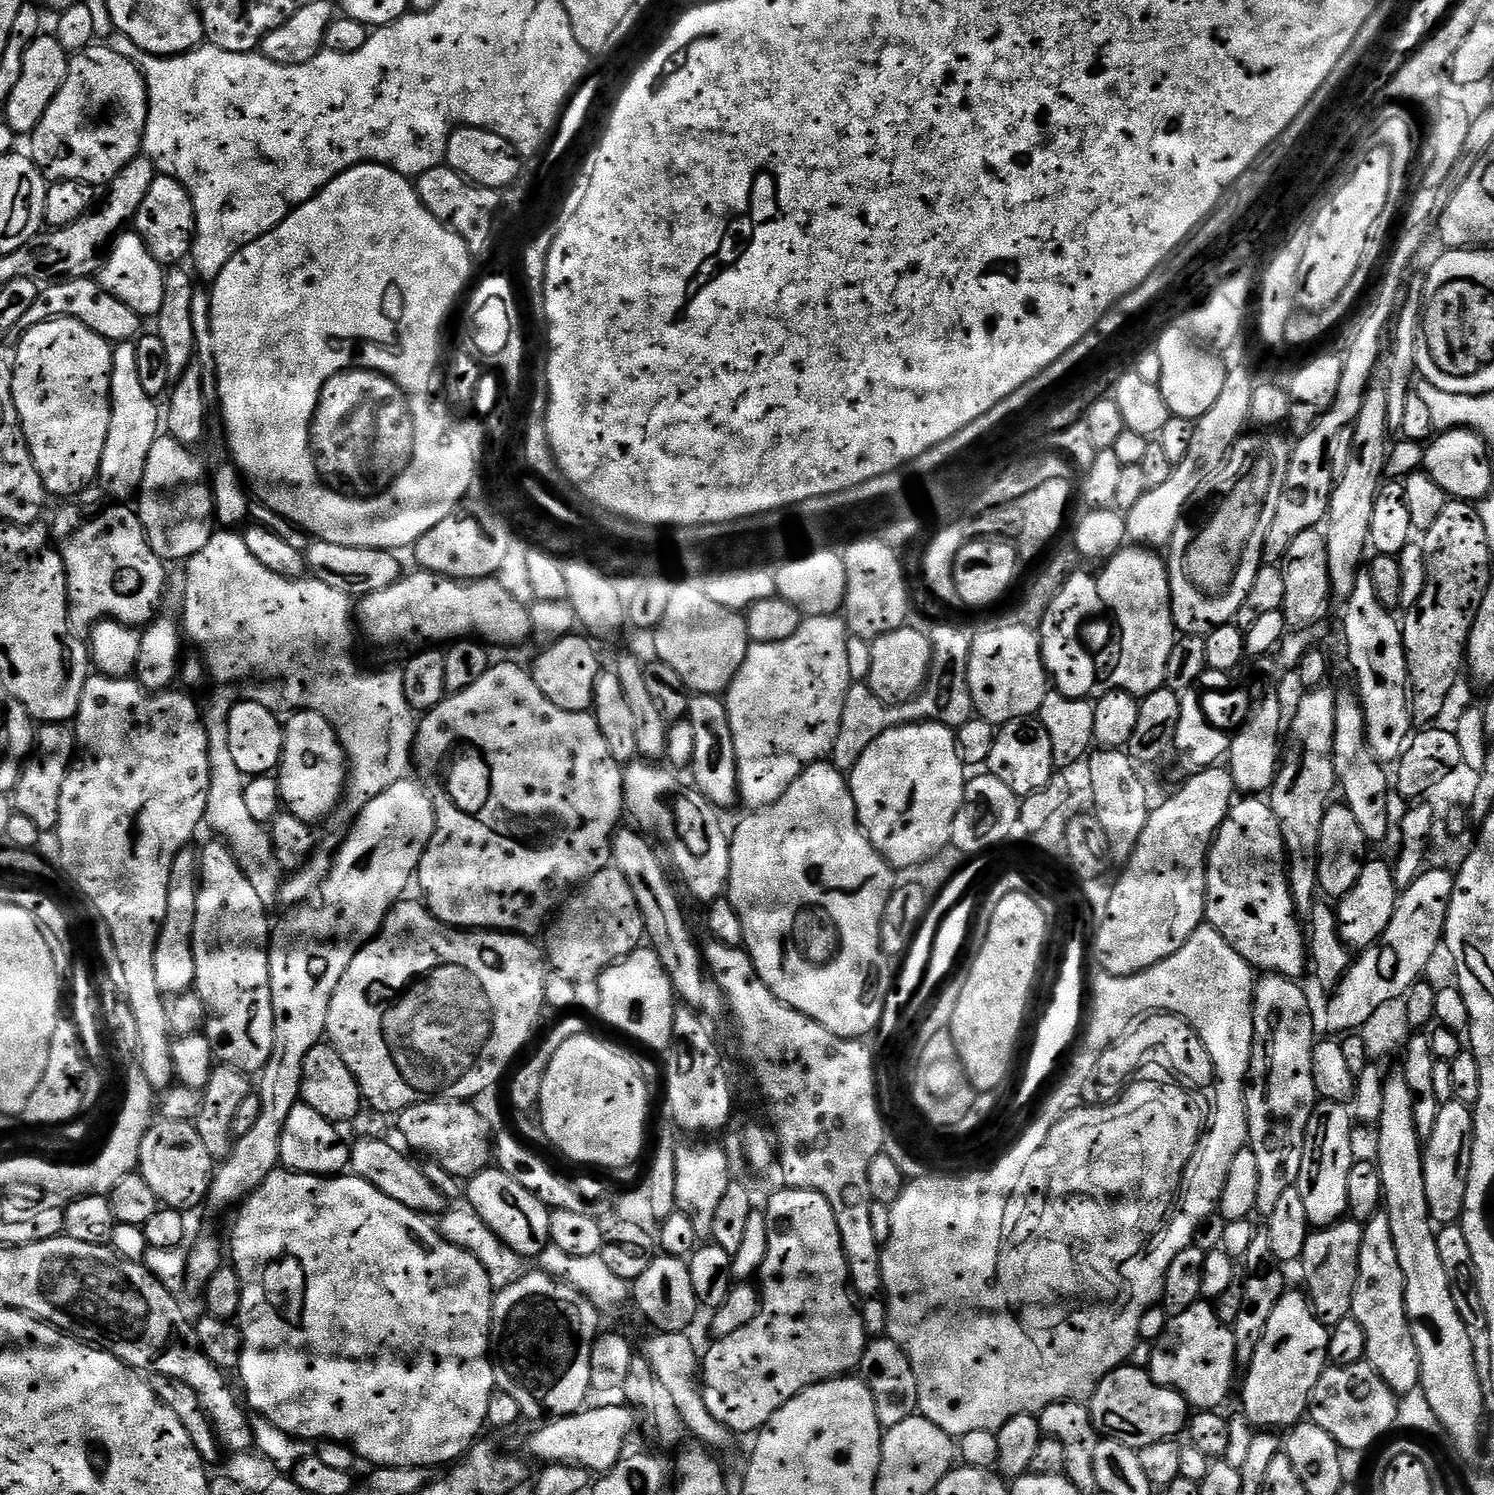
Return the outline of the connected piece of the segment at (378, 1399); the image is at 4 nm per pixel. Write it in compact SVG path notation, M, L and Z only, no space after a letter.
M277 1170L268 1175L262 1186L252 1191L251 1196L239 1205L238 1211L240 1213L232 1224L230 1263L242 1282L238 1327L244 1335L244 1349L240 1355L238 1375L244 1383L247 1407L253 1413L260 1412L256 1414L283 1432L299 1436L302 1440L338 1440L351 1444L357 1457L361 1461L369 1460L372 1466L410 1466L432 1470L435 1464L451 1465L459 1461L479 1437L476 1435L486 1428L486 1406L496 1388L490 1355L494 1289L482 1262L478 1262L474 1254L445 1240L433 1225L431 1228L424 1221L427 1219L421 1213L402 1206L402 1202L394 1202L394 1198L386 1198L386 1194L382 1194L382 1190L375 1188L370 1181L351 1174L310 1176L307 1172Z

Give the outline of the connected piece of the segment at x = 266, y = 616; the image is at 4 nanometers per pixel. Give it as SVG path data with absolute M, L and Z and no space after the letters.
M216 530L213 531L210 542L206 542L206 546L202 546L202 550L198 550L198 554L189 556L186 561L186 567L183 569L184 574L184 603L182 605L182 632L185 637L188 636L201 648L202 659L206 665L207 671L210 673L210 680L213 680L220 688L229 688L228 693L224 696L224 701L220 704L220 717L217 720L211 718L205 719L204 729L207 731L208 738L208 757L210 758L211 782L210 790L207 794L207 810L205 812L205 825L207 824L215 831L231 849L235 855L235 860L239 862L239 868L242 870L246 878L250 881L250 886L257 891L258 898L261 899L264 907L272 908L275 904L280 892L280 900L284 906L295 906L304 903L309 896L313 895L315 889L320 887L321 882L328 876L328 872L332 868L332 856L329 853L324 853L323 850L317 850L308 857L307 864L303 868L297 868L291 873L292 880L288 880L280 888L284 869L277 858L276 851L273 848L272 839L265 825L256 820L247 809L246 800L244 798L244 786L246 777L244 773L238 770L238 766L234 763L234 758L231 757L229 748L229 716L233 706L241 700L253 700L262 706L266 706L271 712L277 714L291 714L297 710L307 710L309 712L317 712L322 714L334 726L334 730L340 739L340 745L344 747L344 755L348 757L348 774L346 777L346 800L353 804L353 809L359 810L364 807L365 802L371 796L377 796L386 785L392 781L401 779L405 775L404 772L413 763L412 758L412 743L416 740L416 725L417 717L414 715L412 708L406 702L406 686L404 685L404 673L399 667L384 668L381 672L360 672L360 668L356 665L356 660L352 657L352 647L356 644L356 636L358 640L358 628L354 623L354 600L353 597L347 596L342 590L334 590L334 586L326 586L326 582L315 578L293 578L283 576L282 574L274 574L274 570L266 570L266 566L262 566L262 562L258 562L258 558L254 558L254 554L250 554L250 546L246 546L243 535L236 530Z

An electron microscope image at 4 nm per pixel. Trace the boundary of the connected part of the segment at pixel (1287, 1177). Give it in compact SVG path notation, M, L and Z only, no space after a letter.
M1264 974L1255 981L1252 993L1252 1017L1254 1018L1254 1042L1244 1089L1244 1105L1248 1115L1248 1144L1258 1158L1258 1198L1256 1212L1267 1216L1274 1210L1278 1198L1286 1190L1296 1187L1302 1170L1302 1154L1306 1126L1318 1103L1312 1069L1312 1047L1318 1033L1312 1021L1312 1008L1308 996L1299 988L1295 979L1275 974Z

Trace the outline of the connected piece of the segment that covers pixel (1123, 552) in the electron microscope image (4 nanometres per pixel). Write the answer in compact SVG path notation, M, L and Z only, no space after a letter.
M1125 546L1101 567L1104 569L1096 580L1095 595L1114 617L1118 636L1120 632L1120 657L1105 680L1103 677L1103 687L1128 692L1137 698L1165 687L1166 662L1174 639L1168 565L1156 556L1159 555L1147 546Z

